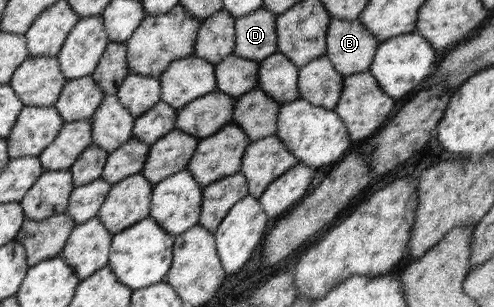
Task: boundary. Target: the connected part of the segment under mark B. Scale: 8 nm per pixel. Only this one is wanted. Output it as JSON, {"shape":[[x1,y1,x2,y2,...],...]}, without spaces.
{"shape":[[333,19,327,29,326,43,325,56,333,63,336,71,346,77,368,70,381,41,359,19]]}

